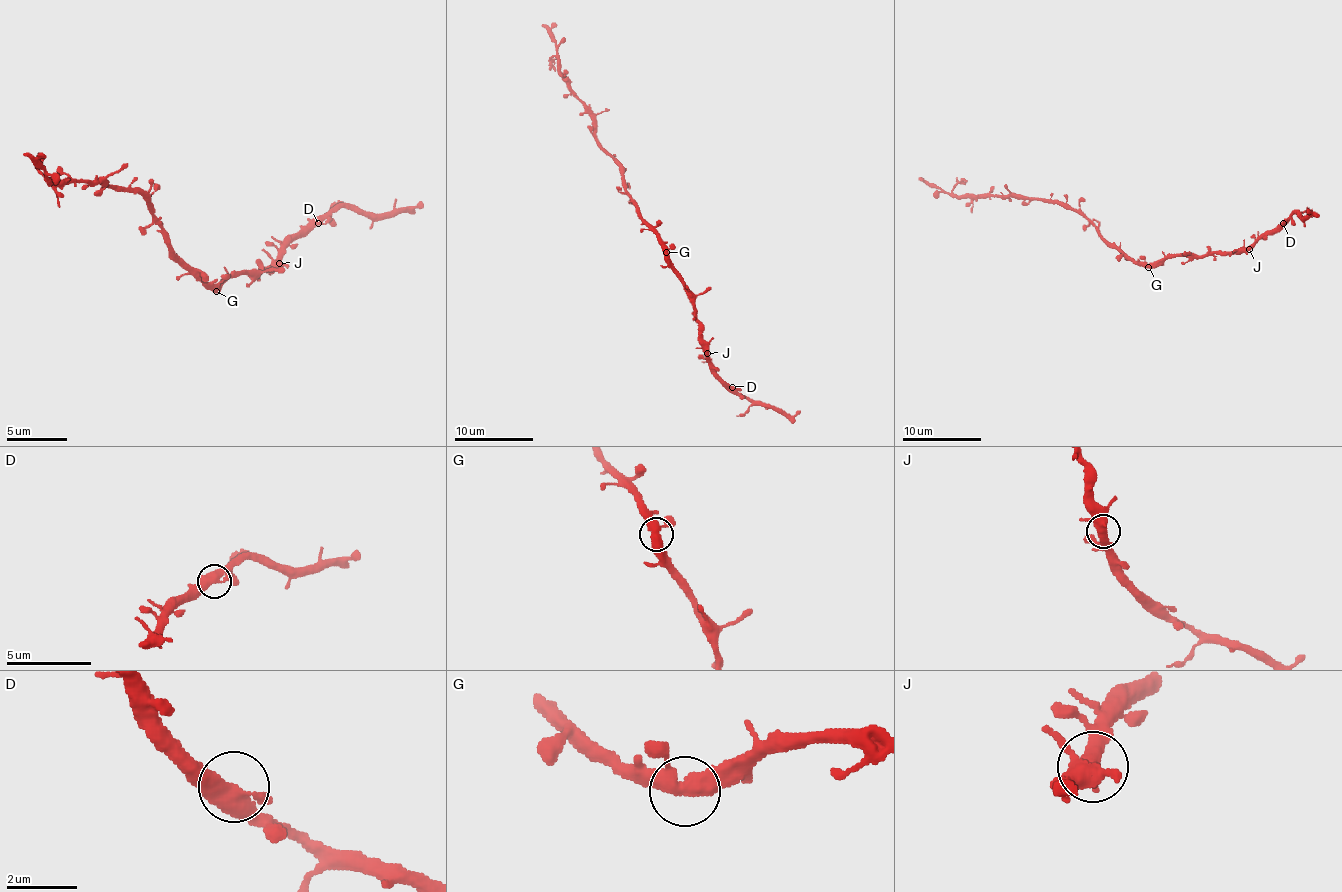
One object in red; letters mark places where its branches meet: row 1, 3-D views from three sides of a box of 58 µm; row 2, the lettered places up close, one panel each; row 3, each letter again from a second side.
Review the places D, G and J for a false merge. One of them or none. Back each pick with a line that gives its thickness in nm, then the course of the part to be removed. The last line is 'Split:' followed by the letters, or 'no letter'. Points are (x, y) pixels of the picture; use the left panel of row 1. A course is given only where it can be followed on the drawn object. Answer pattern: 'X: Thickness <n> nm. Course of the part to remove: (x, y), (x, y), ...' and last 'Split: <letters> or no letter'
Split: no letter

